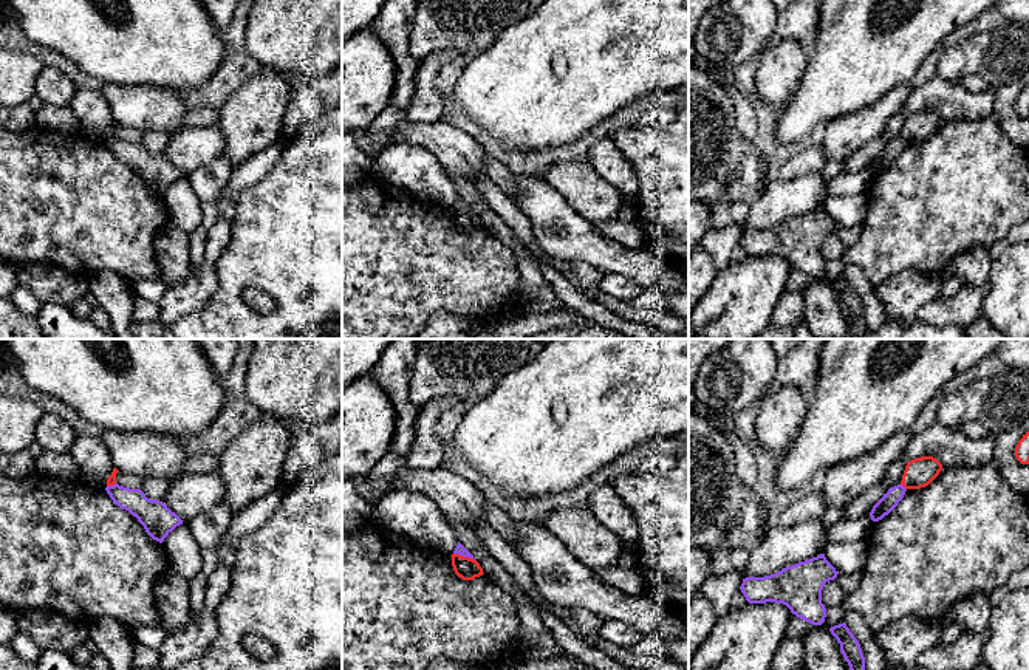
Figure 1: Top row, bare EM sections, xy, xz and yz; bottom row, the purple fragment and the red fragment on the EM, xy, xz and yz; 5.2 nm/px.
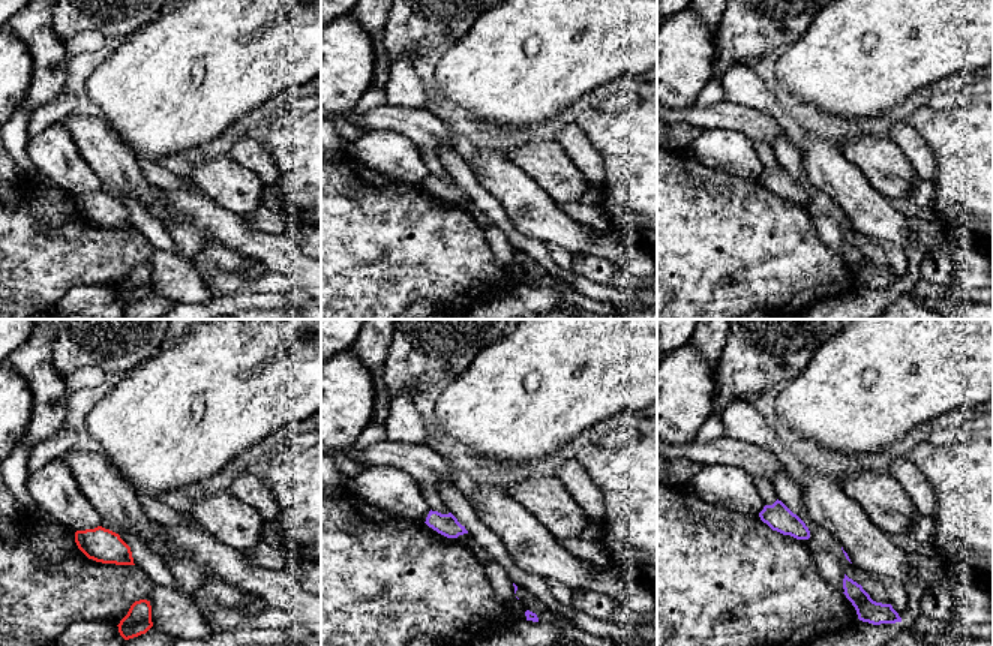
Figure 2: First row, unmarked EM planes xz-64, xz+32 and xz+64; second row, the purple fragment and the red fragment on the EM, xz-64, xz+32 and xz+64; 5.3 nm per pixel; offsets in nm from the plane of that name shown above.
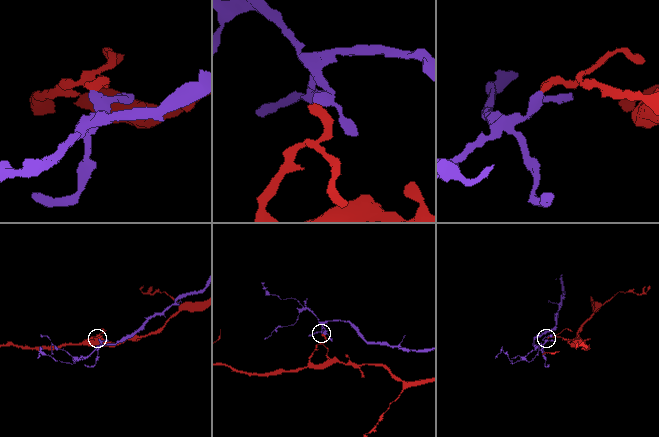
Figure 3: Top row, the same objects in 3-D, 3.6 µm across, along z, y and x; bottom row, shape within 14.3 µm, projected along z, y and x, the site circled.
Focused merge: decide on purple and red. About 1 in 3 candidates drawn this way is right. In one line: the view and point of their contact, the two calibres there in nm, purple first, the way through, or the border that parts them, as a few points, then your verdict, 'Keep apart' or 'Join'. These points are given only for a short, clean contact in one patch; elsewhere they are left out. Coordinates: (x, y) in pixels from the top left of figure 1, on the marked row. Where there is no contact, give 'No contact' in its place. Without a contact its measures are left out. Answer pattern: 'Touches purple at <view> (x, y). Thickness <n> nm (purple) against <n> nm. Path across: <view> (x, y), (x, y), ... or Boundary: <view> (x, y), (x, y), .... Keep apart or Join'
Touches purple at xz (464, 556). Thickness 50 nm (purple) against 120 nm. Boundary: xz (454, 553), (474, 560). Keep apart

